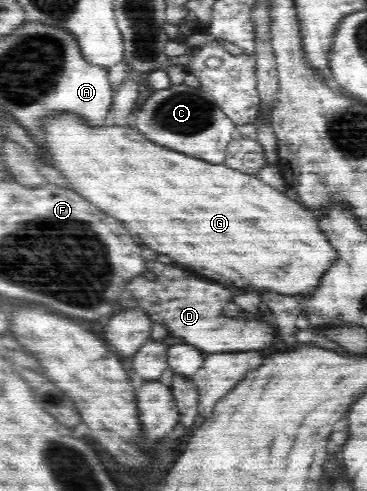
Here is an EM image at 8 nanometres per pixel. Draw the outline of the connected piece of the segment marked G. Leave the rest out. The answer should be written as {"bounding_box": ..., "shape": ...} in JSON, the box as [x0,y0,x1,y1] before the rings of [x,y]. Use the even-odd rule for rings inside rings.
{"bounding_box":[44,115,337,295],"shape":[[[55,115],[51,119],[44,119],[45,138],[48,139],[48,153],[52,156],[52,165],[58,169],[68,182],[68,188],[82,195],[89,203],[93,203],[95,207],[99,207],[101,211],[105,211],[107,215],[119,219],[125,223],[125,229],[141,235],[141,241],[147,243],[151,249],[169,255],[177,265],[187,267],[199,275],[205,275],[209,279],[215,279],[219,283],[225,285],[233,285],[239,289],[247,289],[247,291],[261,291],[261,289],[269,289],[269,291],[277,291],[283,295],[297,295],[297,293],[307,293],[313,291],[321,279],[321,275],[329,269],[329,265],[333,263],[333,259],[337,257],[335,249],[329,245],[327,237],[323,235],[323,231],[317,227],[317,219],[311,215],[312,211],[303,209],[301,205],[297,205],[295,201],[285,196],[284,192],[273,189],[273,186],[267,185],[260,180],[257,175],[243,173],[236,169],[231,169],[223,164],[211,165],[208,161],[201,161],[196,157],[185,157],[185,153],[173,153],[172,149],[161,149],[161,145],[153,145],[153,141],[149,141],[147,137],[141,137],[138,131],[131,129],[128,125],[113,125],[113,127],[101,126],[97,129],[89,127],[85,124],[85,120],[81,120],[81,116],[73,115]]]}

